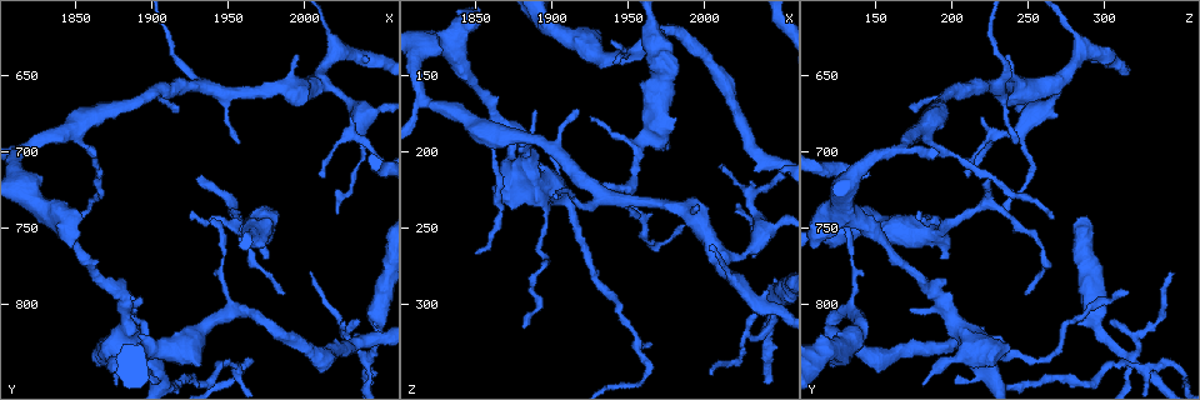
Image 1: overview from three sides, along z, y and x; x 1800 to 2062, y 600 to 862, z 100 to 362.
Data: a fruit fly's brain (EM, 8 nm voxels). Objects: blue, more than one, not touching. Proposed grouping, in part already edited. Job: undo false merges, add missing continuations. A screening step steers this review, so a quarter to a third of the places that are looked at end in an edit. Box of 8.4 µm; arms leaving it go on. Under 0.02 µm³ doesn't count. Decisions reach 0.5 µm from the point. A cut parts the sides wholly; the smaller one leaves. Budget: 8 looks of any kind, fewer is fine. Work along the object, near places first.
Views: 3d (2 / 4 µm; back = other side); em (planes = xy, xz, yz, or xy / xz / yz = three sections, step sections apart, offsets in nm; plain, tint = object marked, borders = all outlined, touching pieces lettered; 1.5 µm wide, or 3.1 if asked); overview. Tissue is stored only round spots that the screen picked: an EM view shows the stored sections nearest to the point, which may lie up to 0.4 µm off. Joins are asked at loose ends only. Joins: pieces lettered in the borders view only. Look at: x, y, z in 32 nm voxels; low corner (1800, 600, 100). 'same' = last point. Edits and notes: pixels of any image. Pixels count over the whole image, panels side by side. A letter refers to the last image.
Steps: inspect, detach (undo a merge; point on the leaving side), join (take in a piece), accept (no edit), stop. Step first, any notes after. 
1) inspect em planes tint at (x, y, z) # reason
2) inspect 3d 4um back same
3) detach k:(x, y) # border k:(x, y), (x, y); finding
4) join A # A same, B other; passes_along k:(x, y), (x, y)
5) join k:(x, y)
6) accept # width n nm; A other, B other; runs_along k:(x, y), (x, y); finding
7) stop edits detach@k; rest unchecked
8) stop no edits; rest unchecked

inspect em xz step 4 tint at (1994, 638, 236) # an open end

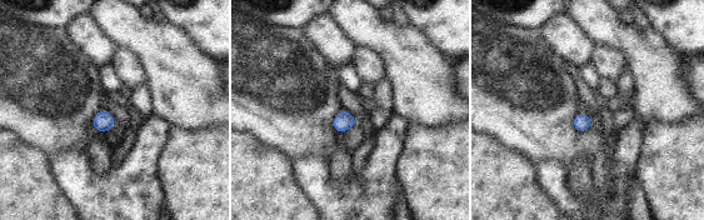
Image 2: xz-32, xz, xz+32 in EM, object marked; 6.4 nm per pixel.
inspect em xz step 4 borders same

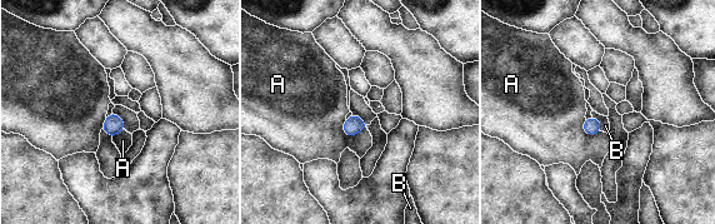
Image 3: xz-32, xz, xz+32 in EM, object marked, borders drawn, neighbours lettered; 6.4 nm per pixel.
accept # width 120 nm; longest_contact A 170 nm; A other, B other; none of them fits

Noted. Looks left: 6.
inspect em yz step 4 tint at (1926, 716, 222) # tapers out

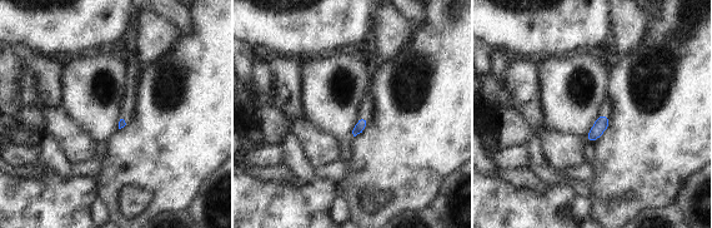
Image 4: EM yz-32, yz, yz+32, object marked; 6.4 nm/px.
inspect em planes borders same # another direction

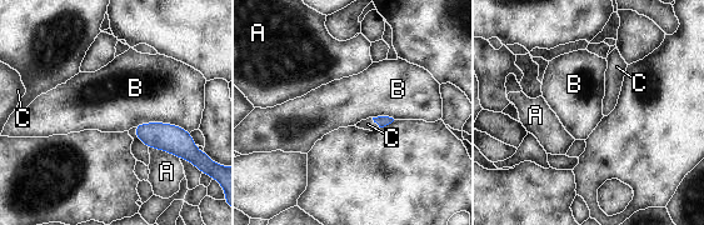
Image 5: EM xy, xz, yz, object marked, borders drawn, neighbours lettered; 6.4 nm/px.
join C # A other, B other, C same; it goes on there

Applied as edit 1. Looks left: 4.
inspect 3d 2um at (2040, 836, 316) # sharp bend

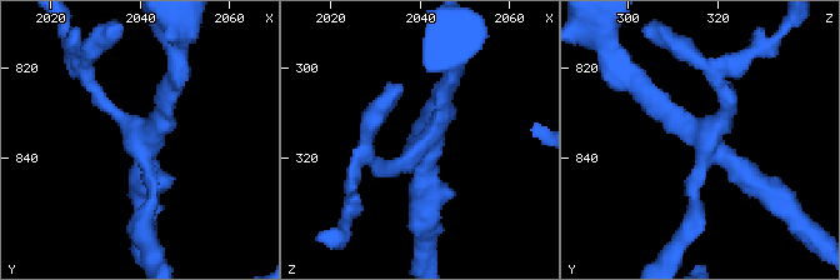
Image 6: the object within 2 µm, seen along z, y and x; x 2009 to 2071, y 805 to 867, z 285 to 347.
inspect em planes borders at (2041, 835, 317)

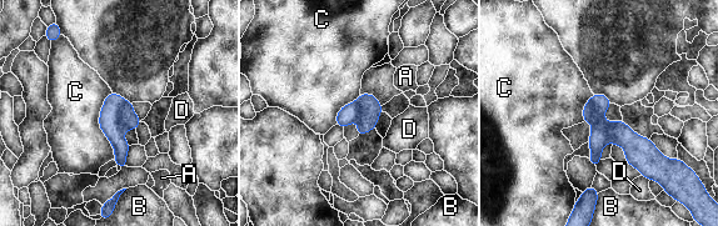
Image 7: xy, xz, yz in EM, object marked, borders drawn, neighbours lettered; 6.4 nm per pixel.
detach 7:(109, 124) # width 150 nm; A other, B other, C other, D other; two neurons meet here

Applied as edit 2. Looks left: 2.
stop edits join@5, detach@7; rest unchecked

